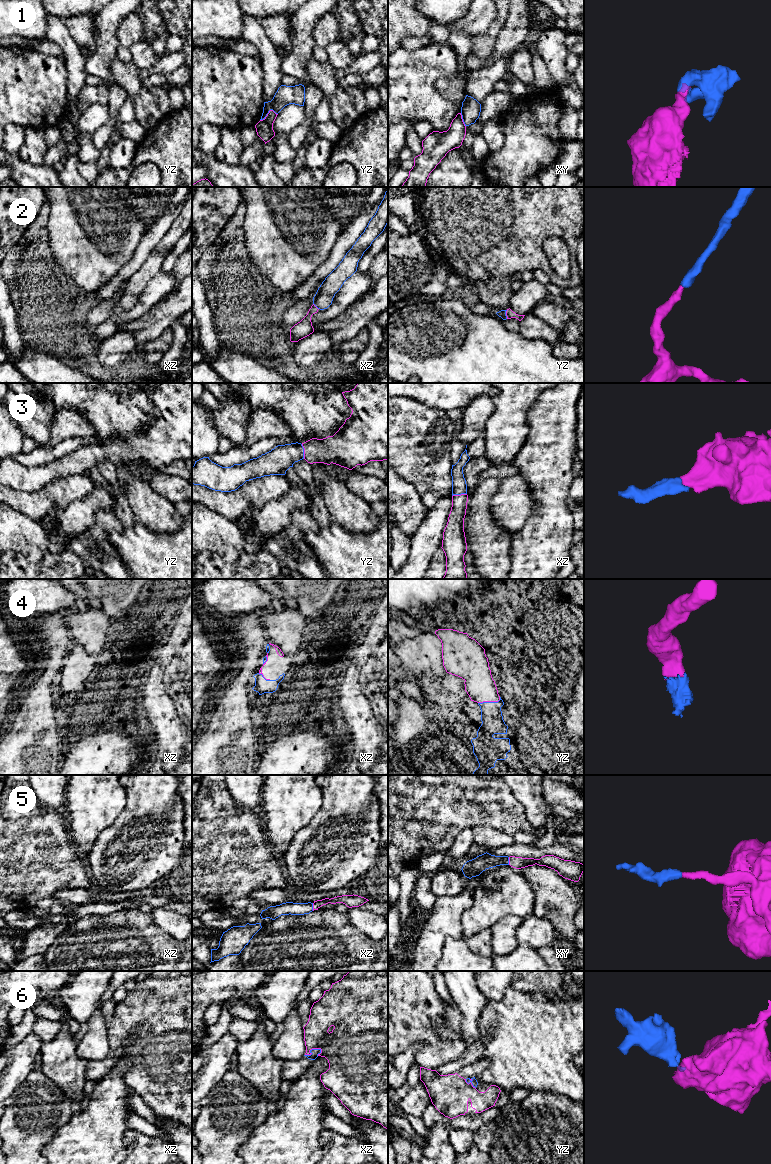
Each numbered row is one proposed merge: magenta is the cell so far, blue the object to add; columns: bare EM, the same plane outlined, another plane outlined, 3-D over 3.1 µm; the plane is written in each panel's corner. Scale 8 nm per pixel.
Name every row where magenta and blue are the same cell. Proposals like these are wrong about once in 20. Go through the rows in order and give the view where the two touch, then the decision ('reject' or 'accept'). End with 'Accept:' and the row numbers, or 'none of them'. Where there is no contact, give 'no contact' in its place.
1: contact in yz; reject
2: contact in yz; accept
3: contact in yz; accept
4: contact in yz; accept
5: contact in xz; accept
6: contact in xz; accept
Accept: 2, 3, 4, 5, 6

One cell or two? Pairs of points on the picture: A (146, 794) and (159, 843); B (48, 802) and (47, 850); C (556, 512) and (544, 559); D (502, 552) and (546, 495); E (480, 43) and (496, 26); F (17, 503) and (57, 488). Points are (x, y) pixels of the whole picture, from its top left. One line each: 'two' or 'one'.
A: one
B: two
C: one
D: two
E: one
F: one

